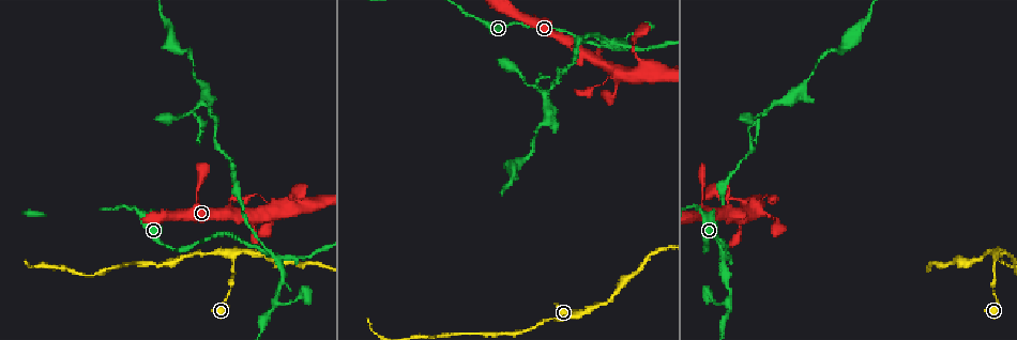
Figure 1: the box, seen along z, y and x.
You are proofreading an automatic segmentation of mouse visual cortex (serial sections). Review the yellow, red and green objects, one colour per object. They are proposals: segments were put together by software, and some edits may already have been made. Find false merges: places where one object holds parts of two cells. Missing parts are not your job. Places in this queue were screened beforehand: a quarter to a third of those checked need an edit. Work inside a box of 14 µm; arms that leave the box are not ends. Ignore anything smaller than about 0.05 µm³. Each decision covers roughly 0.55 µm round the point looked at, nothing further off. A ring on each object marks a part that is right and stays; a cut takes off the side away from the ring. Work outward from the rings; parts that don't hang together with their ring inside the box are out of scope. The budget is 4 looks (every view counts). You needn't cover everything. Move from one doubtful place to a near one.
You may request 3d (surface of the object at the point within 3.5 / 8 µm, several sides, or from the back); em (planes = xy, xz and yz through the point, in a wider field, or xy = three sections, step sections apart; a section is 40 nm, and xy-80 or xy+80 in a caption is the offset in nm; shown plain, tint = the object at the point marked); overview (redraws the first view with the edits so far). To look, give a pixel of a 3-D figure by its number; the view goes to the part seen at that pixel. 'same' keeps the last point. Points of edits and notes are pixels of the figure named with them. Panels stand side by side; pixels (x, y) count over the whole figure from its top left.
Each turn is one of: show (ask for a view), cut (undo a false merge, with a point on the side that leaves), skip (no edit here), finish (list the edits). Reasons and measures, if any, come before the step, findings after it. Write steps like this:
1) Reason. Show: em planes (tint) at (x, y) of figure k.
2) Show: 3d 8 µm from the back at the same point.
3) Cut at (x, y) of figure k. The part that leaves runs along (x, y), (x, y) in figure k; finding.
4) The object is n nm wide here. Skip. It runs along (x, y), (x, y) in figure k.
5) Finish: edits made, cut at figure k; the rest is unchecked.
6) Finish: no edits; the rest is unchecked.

Calibre changes. Show: 3d 3.5 µm at (616, 80) of figure 1.

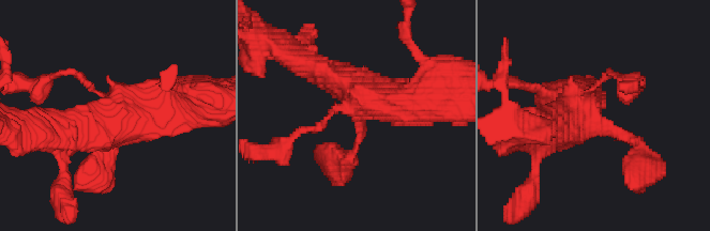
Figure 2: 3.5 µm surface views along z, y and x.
4 arms meet here; the arms are 100, 150, 450, 600 nm wide. Show: em xy step 3 (tint) at (360, 115) of figure 2.

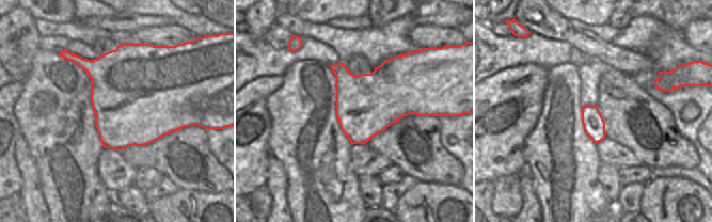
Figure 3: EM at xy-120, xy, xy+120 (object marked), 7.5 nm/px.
Skip. It runs along (68, 131), (192, 97) in figure 2; all the same cell.

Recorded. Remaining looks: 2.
Thin neck. Show: 3d 3.5 µm at (175, 249) of figure 1.

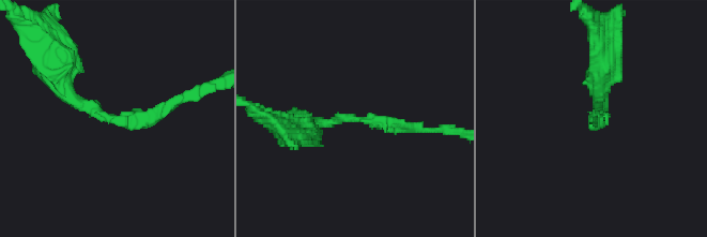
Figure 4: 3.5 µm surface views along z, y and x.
The arms are 150, 200 nm wide. Show: em planes (tint) at (359, 119) of figure 4.

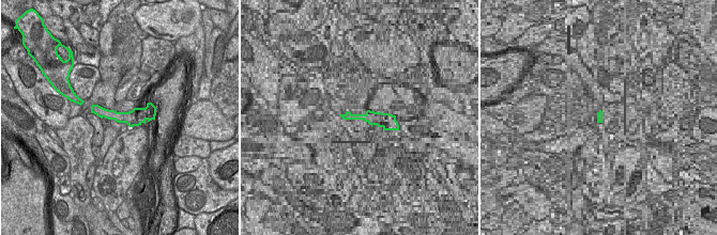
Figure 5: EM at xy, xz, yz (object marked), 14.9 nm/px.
Skip. One cell here.

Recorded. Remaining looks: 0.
Finish: no edits; the rest is unchecked.

